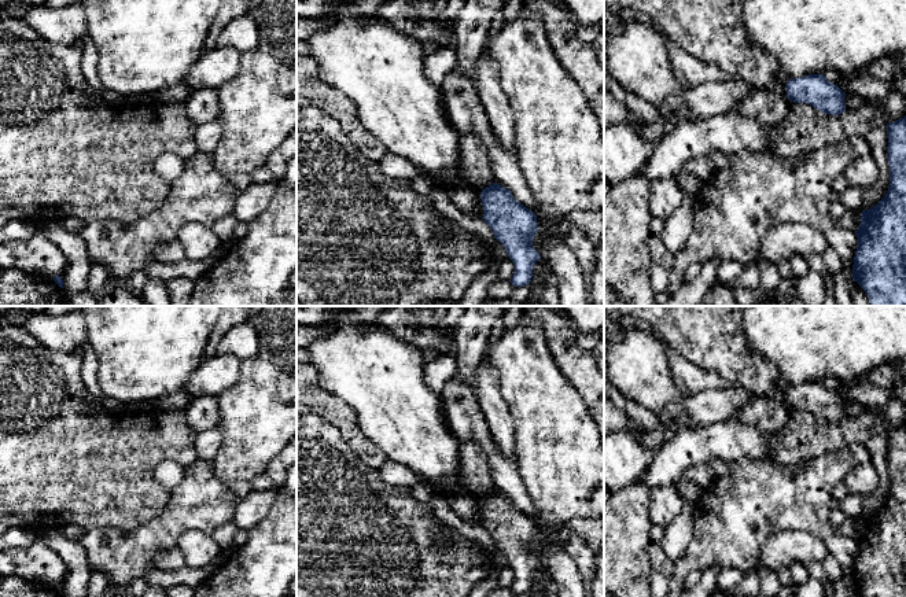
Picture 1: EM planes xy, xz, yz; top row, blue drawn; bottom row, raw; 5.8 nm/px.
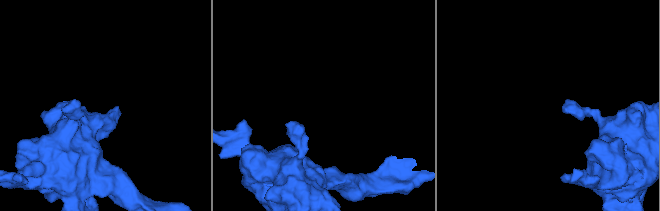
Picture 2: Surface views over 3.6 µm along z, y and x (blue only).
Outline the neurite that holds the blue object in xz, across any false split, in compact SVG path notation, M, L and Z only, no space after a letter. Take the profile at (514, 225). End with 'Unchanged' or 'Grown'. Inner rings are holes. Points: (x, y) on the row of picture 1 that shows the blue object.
M497 183L480 192L483 217L494 237L504 244L515 272L509 280L512 285L527 285L533 279L534 265L541 259L533 247L538 231L537 215L515 200L508 188Z. Unchanged

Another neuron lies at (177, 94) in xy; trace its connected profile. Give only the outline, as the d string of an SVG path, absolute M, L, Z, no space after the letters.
M184 82L161 91L154 100L159 103L184 103L191 93L191 88Z

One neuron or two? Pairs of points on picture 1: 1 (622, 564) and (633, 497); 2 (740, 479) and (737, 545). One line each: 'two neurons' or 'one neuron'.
1: one neuron
2: one neuron

